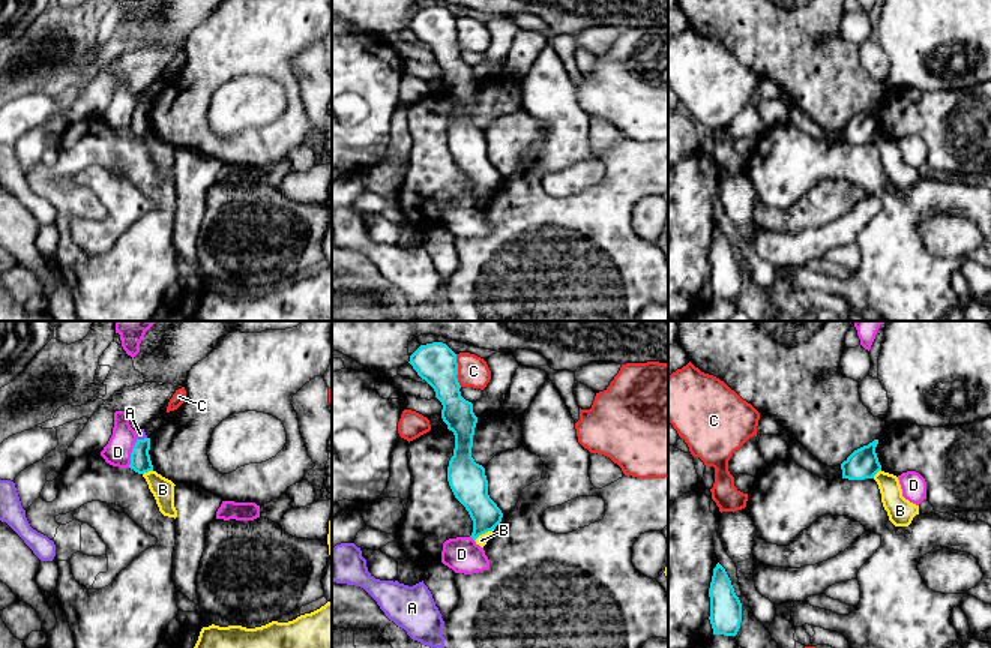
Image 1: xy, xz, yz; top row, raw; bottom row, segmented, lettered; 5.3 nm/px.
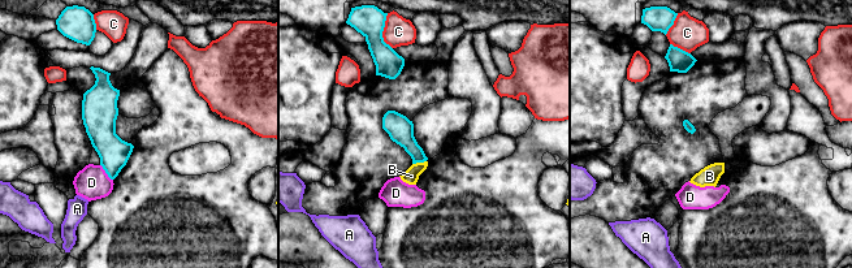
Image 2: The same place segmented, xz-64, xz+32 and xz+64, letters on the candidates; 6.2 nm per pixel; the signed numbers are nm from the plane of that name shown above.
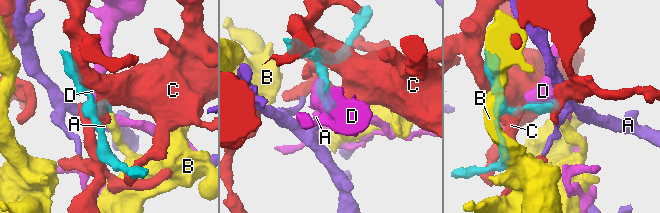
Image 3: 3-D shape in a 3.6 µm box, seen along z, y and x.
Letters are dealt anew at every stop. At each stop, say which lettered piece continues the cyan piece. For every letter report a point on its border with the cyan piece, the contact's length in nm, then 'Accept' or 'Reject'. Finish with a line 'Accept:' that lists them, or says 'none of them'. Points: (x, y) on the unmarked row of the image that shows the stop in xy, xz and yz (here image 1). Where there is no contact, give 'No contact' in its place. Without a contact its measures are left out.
A: Touches cyan at xy (141, 104). Shared border 60 nm. Reject
B: Touches cyan at xz (484, 197). Shared border 120 nm. Reject
C: Touches cyan at xz (457, 35). Shared border 180 nm. Reject
D: Touches cyan at xy (131, 117). Shared border 160 nm. Reject
Accept: none of them

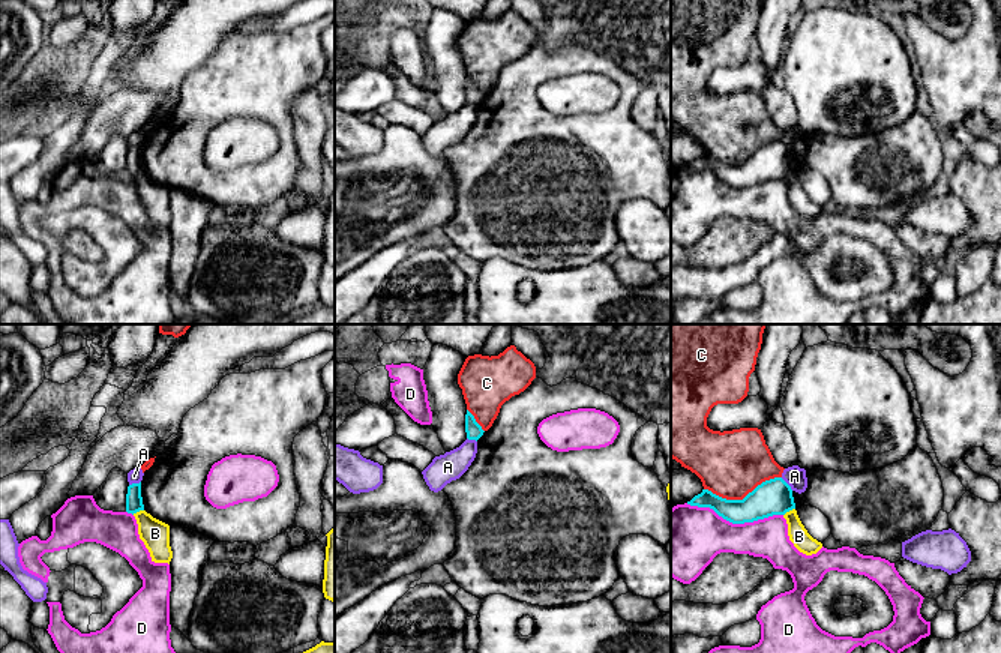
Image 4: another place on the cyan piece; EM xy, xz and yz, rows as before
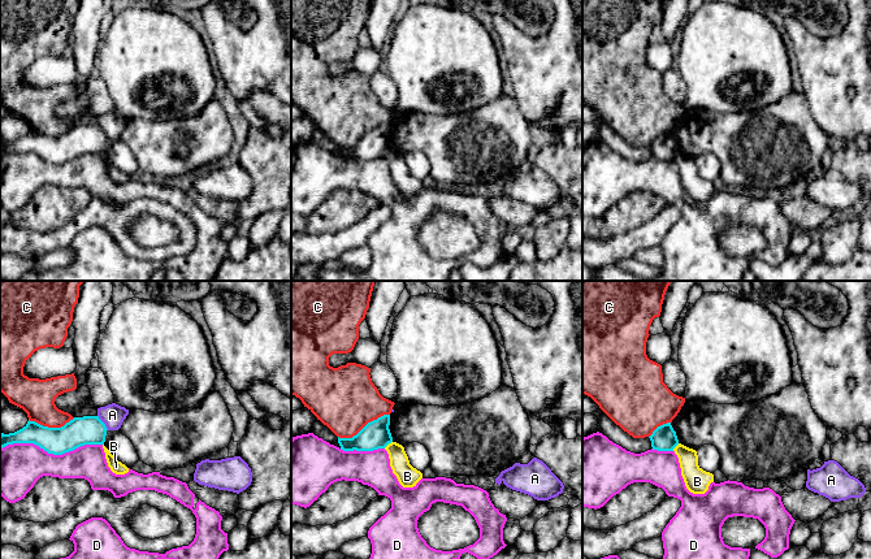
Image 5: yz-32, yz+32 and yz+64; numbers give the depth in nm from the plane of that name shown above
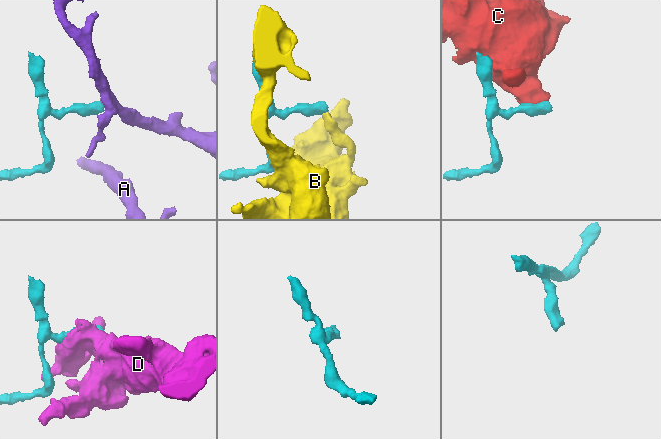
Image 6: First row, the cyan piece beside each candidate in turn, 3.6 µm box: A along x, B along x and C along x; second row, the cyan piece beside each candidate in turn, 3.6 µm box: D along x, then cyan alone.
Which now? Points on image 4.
A: Touches cyan at yz (787, 147). Shared border 100 nm. Reject
B: Touches cyan at yz (788, 174). Shared border 80 nm. Reject
C: Touches cyan at yz (743, 162). Shared border 420 nm. Reject
D: Touches cyan at yz (734, 186). Shared border 500 nm. Reject
Accept: none of them

